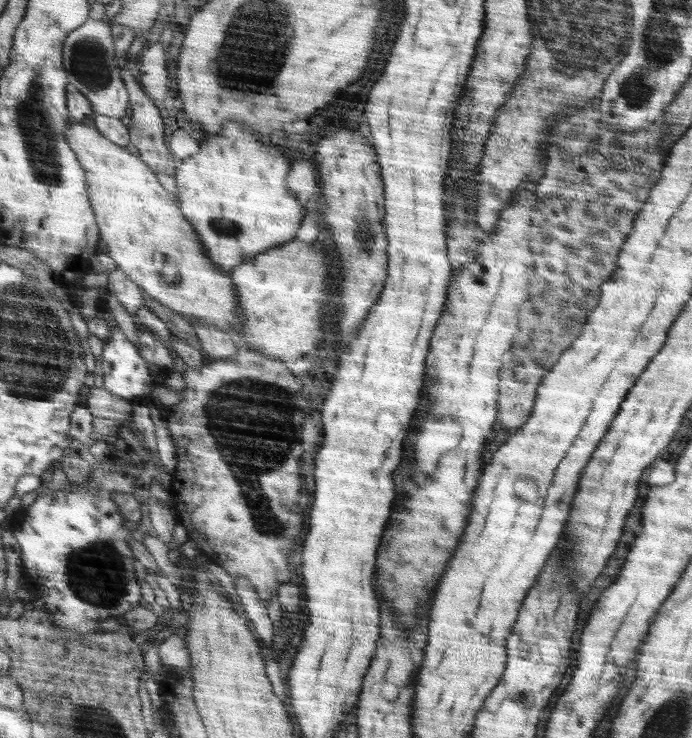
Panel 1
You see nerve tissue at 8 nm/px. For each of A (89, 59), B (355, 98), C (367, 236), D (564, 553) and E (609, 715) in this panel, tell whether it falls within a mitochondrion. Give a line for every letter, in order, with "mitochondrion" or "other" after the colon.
A: mitochondrion
B: other
C: mitochondrion
D: other
E: other

